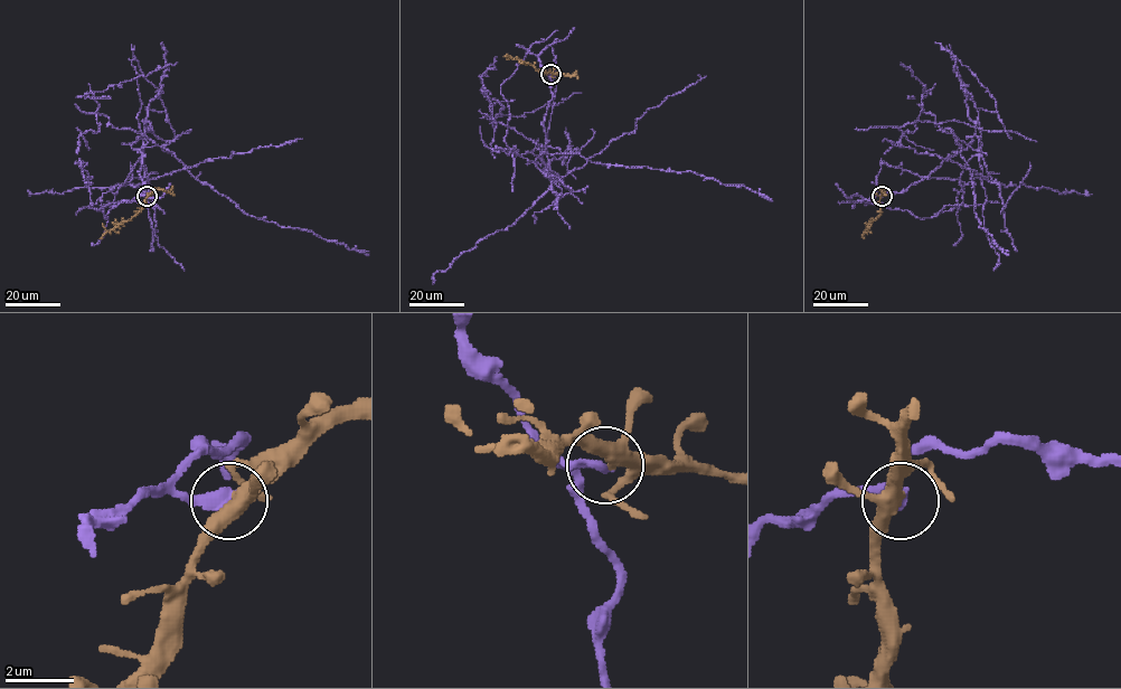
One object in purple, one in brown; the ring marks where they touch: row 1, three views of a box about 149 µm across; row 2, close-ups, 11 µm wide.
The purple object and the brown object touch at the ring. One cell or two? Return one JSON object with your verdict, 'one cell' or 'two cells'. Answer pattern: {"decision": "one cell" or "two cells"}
{"decision": "two cells"}

